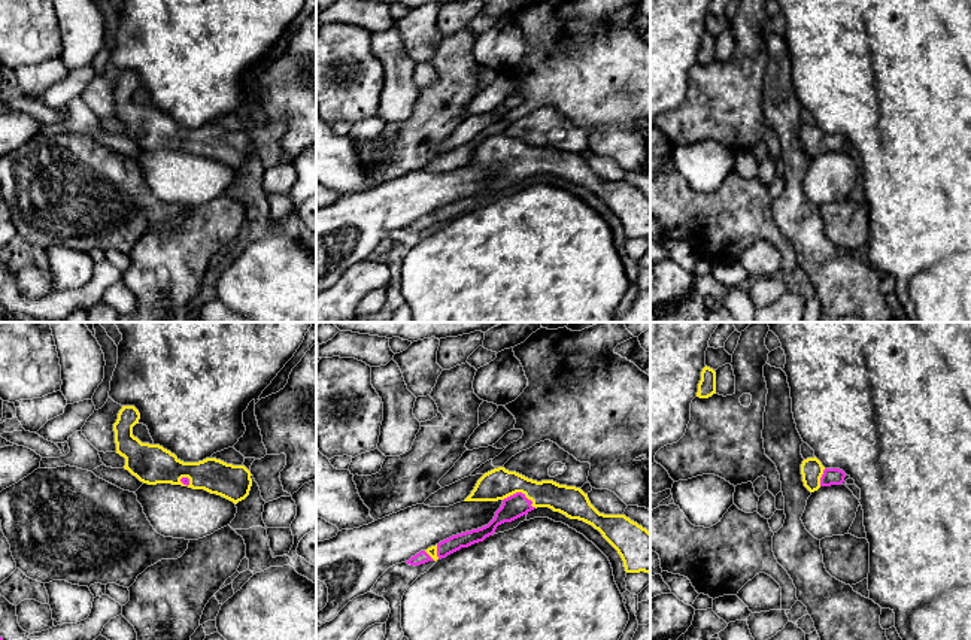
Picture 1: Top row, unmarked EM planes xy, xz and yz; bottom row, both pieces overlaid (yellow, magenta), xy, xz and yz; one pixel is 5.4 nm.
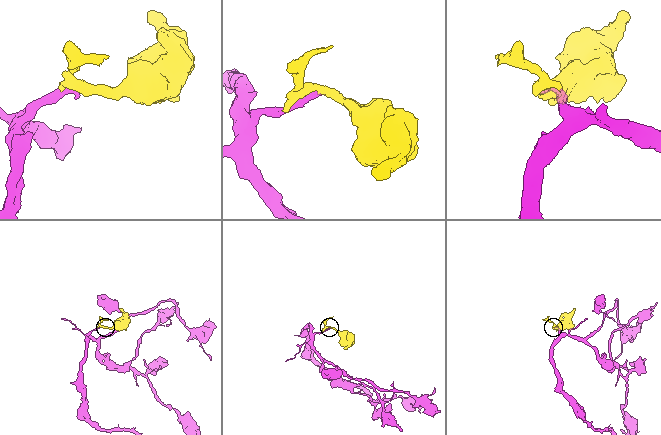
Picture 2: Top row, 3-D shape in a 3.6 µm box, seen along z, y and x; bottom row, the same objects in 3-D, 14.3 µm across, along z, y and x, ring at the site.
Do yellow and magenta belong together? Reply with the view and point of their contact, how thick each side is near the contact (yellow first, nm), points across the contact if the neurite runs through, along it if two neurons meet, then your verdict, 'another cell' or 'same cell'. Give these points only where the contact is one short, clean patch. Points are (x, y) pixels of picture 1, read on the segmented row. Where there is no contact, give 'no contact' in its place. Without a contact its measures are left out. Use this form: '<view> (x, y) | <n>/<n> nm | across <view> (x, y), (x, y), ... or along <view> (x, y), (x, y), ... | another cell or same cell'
xz (521, 491) | 170/130 nm | same cell

